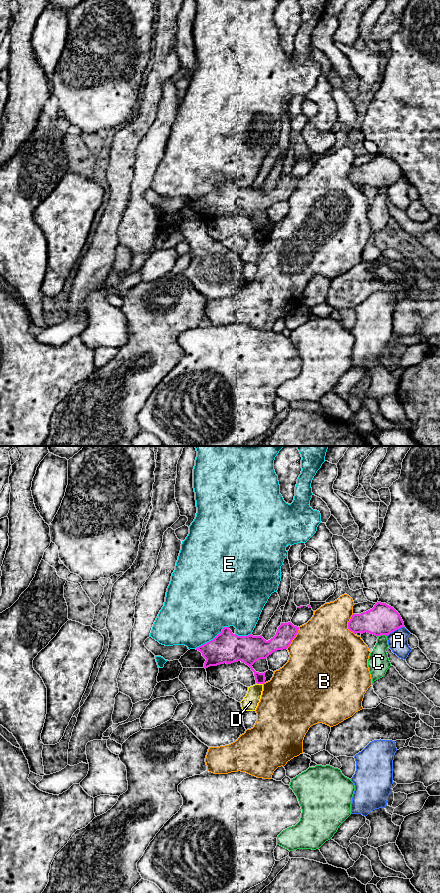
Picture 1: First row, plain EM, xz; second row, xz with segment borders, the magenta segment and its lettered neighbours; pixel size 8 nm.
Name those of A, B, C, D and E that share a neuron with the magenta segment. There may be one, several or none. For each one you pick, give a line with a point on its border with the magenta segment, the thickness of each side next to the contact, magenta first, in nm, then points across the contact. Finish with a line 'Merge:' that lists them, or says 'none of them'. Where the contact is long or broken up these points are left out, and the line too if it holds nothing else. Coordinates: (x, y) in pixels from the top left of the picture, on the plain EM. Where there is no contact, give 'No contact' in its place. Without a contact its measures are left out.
Merge: none of them

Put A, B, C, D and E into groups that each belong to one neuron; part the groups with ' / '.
A / B / C / D / E

